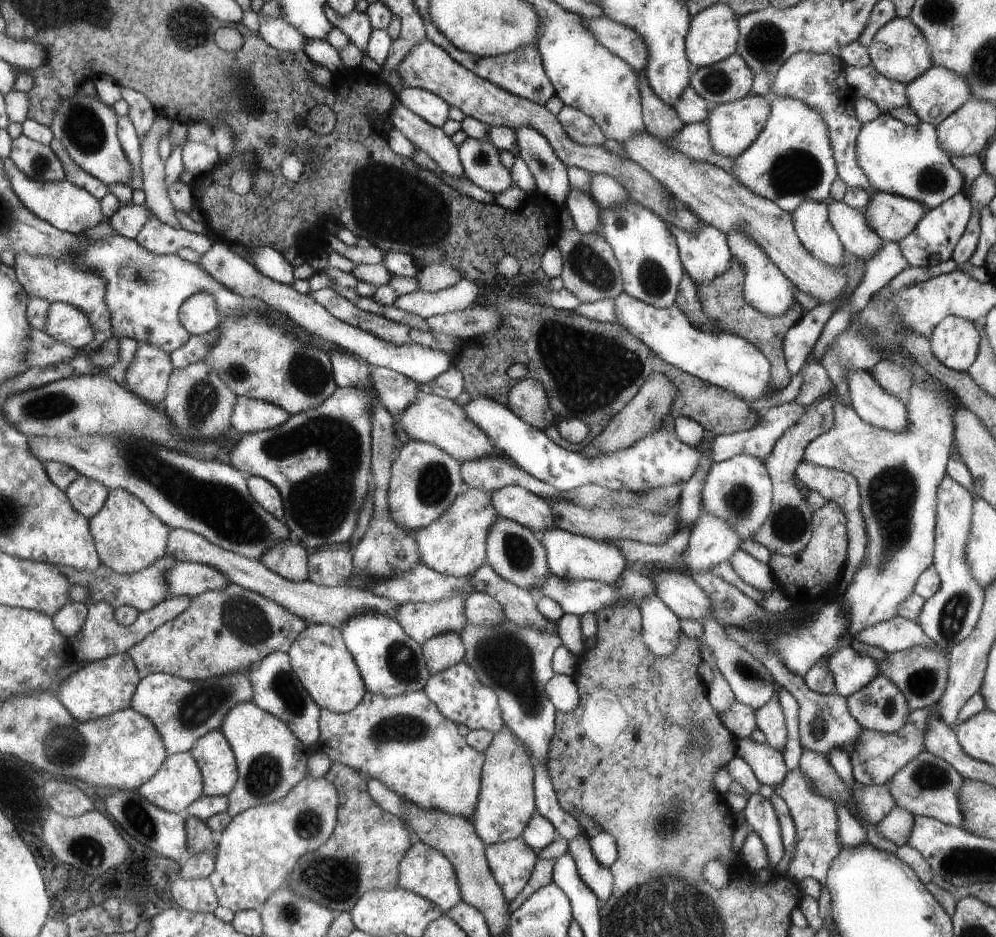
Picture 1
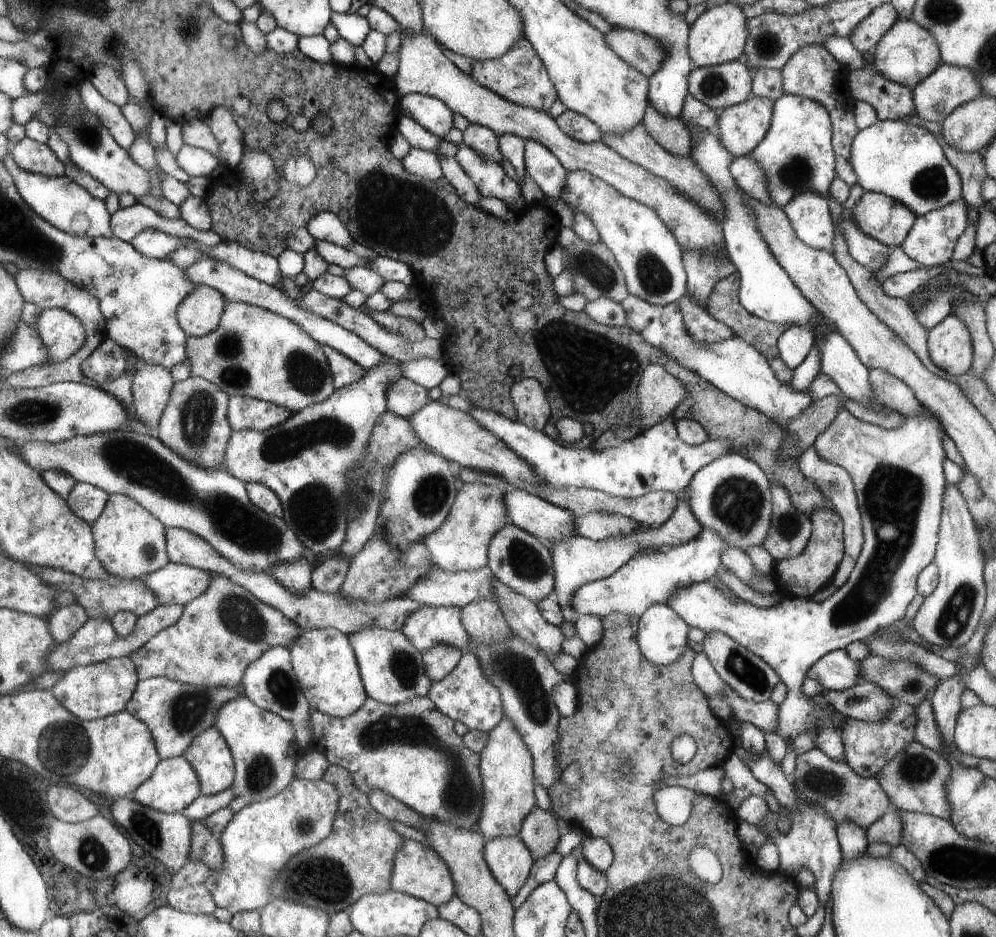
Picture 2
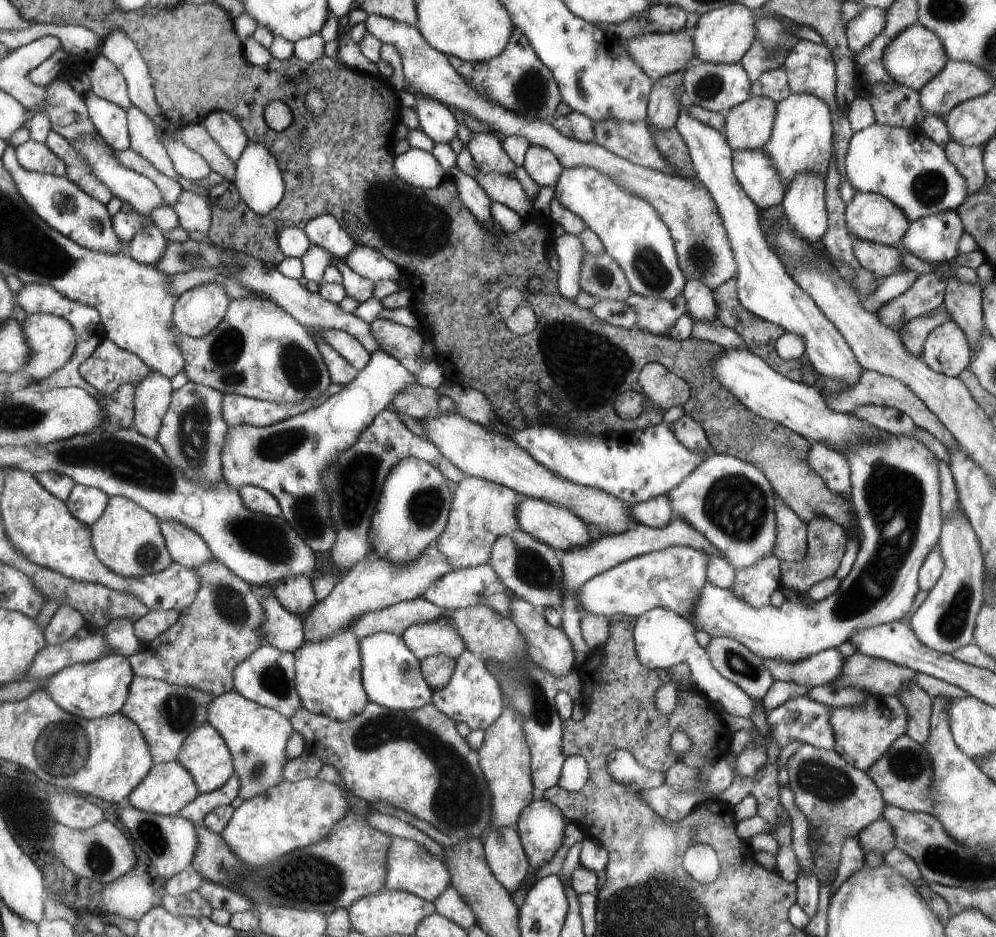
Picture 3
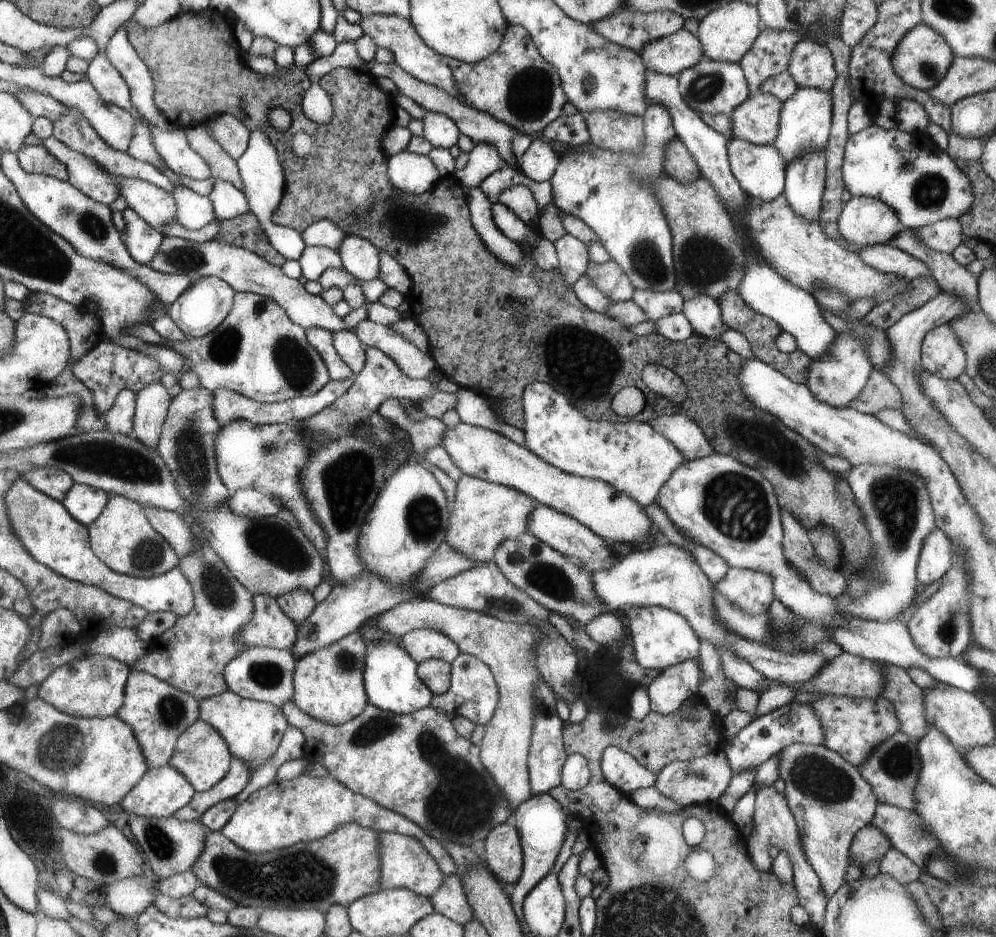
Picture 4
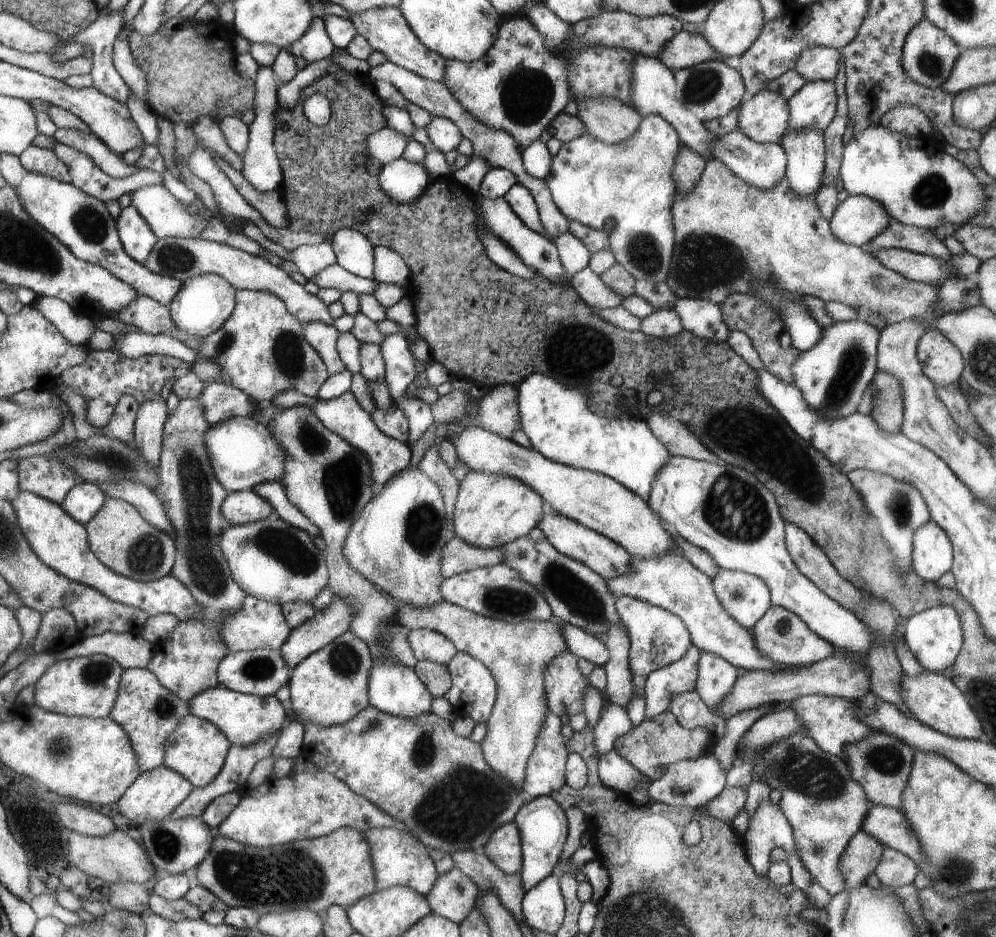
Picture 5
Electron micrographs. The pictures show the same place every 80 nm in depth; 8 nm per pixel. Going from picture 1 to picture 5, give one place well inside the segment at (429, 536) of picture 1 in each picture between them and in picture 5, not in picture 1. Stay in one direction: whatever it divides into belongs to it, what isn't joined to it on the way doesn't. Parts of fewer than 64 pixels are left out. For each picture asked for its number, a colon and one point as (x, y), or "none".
2: (461, 542)
3: (482, 511)
4: (484, 514)
5: (491, 509)

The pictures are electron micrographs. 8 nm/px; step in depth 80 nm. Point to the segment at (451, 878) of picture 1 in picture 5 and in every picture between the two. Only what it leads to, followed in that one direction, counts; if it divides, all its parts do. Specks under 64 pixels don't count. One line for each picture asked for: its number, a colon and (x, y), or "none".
2: (419, 871)
3: (411, 867)
4: (404, 862)
5: (398, 857)

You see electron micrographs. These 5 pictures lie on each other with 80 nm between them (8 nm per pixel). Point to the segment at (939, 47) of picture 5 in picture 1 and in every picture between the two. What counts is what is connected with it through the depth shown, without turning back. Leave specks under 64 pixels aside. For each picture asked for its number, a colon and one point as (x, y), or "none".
1: (899, 51)
2: (906, 54)
3: (916, 54)
4: (921, 59)

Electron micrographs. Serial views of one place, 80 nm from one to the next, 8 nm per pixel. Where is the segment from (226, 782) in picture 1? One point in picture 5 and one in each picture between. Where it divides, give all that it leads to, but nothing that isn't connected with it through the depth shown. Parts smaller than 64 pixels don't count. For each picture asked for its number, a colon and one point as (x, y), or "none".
2: (209, 754)
3: (205, 754)
4: (202, 754)
5: (196, 749)

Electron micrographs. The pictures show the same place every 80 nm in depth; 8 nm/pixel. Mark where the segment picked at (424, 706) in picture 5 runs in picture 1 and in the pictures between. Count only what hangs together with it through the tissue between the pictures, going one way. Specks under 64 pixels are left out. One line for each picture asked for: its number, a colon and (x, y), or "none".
1: (391, 663)
2: (392, 670)
3: (391, 675)
4: (390, 681)

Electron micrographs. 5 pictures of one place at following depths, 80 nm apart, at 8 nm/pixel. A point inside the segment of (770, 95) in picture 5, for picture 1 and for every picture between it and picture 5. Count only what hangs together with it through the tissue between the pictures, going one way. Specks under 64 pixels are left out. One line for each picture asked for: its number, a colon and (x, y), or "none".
1: (732, 127)
2: (740, 127)
3: (748, 125)
4: (756, 120)

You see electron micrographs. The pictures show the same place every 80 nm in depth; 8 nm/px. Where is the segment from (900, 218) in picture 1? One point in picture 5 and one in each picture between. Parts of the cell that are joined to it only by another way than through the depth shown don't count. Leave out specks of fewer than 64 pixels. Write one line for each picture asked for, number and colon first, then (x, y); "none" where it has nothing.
2: (886, 220)
3: (870, 217)
4: (864, 221)
5: (857, 219)

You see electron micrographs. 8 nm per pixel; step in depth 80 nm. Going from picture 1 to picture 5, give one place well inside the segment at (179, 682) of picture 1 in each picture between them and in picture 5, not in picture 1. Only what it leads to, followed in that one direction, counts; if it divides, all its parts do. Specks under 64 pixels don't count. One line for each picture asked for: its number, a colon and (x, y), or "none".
2: (177, 713)
3: (167, 714)
4: (159, 713)
5: (149, 711)

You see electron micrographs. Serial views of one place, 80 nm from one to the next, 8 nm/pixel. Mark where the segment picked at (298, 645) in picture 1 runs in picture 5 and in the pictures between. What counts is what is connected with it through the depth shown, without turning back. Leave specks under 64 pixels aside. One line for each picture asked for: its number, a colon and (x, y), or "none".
2: (325, 665)
3: (327, 674)
4: (328, 684)
5: (329, 687)

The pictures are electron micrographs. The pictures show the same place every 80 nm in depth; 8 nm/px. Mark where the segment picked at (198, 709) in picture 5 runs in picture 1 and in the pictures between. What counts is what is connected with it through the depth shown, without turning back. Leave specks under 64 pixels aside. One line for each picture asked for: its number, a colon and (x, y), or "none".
1: (270, 759)
2: (263, 745)
3: (256, 735)
4: (253, 729)

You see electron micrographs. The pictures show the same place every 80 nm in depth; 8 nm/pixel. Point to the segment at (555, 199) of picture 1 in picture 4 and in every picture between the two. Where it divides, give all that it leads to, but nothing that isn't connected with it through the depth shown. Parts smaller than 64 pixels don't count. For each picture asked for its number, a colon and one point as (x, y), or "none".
2: (540, 163)
3: (540, 164)
4: (538, 162)

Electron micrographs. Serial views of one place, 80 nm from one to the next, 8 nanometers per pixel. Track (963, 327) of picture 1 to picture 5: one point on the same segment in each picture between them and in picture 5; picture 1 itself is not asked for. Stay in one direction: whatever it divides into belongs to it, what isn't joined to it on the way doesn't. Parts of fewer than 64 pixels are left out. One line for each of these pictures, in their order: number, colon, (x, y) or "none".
2: (949, 343)
3: (945, 349)
4: (941, 353)
5: (940, 360)

